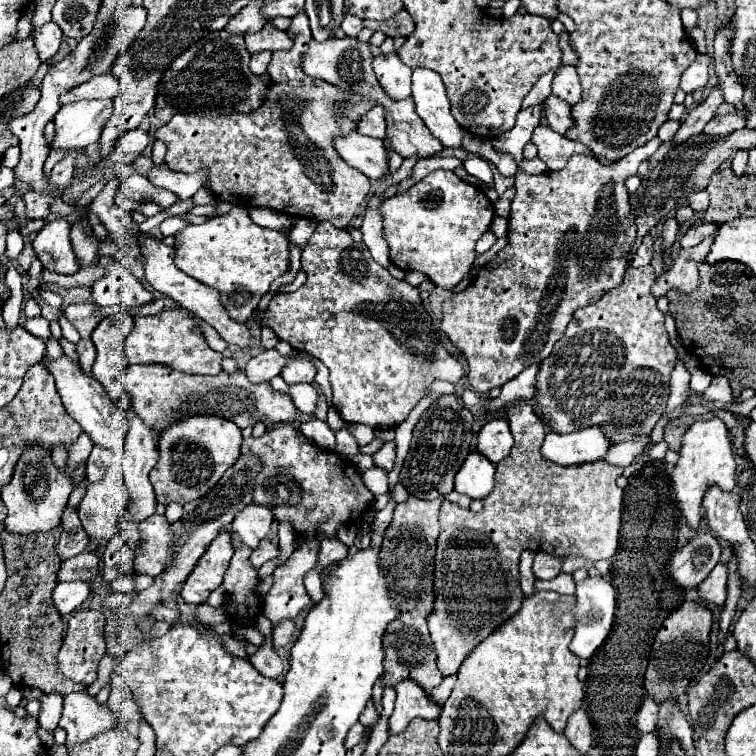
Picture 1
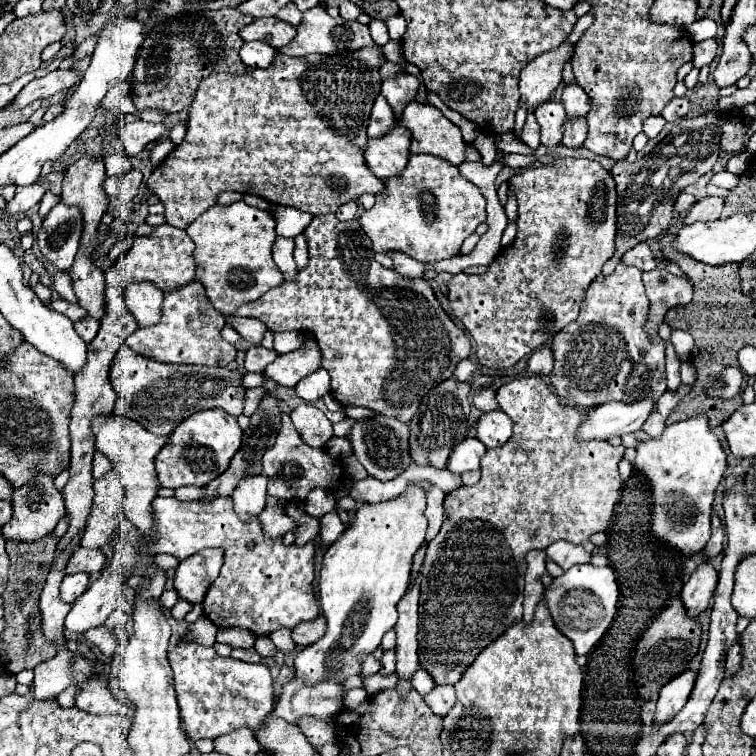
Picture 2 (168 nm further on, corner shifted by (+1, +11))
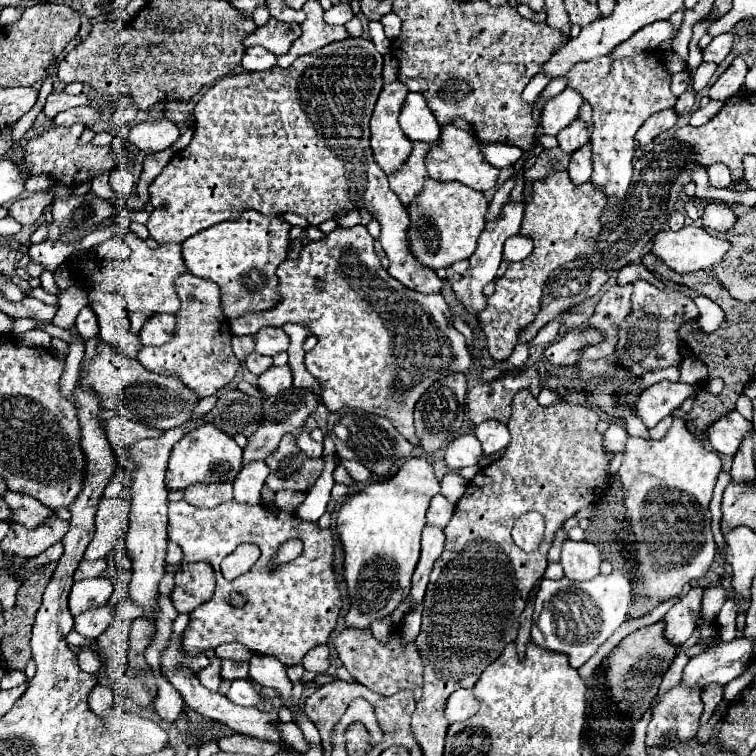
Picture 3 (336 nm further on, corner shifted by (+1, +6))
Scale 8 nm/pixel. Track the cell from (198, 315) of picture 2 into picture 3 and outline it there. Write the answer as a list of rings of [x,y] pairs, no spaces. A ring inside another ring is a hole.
[[[187,273],[185,277],[177,279],[177,295],[181,299],[181,309],[175,315],[175,335],[161,347],[141,345],[137,359],[145,369],[159,375],[175,375],[199,397],[207,397],[225,387],[241,365],[231,353],[231,329],[227,317],[221,313],[219,289],[213,285],[213,281]]]

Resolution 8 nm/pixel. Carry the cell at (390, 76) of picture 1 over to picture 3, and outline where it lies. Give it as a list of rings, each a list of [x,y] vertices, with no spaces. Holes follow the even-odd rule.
[[[409,93],[399,115],[399,125],[411,141],[433,143],[439,137],[439,125],[421,93]]]

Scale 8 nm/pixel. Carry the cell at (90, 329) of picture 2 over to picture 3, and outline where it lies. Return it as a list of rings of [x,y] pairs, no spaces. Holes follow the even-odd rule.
[[[85,307],[85,309],[81,309],[81,313],[77,315],[77,331],[81,333],[81,337],[87,341],[87,339],[91,339],[91,337],[97,337],[99,335],[99,325],[97,325],[97,317],[95,317],[95,313],[89,309],[89,307]]]

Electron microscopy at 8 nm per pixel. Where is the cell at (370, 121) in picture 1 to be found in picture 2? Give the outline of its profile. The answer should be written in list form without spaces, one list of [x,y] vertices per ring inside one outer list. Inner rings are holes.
[[[379,94],[377,100],[375,100],[375,104],[373,104],[373,112],[371,112],[367,134],[369,134],[369,138],[385,136],[395,126],[397,126],[397,118],[395,118],[391,106],[387,104],[387,100]]]

